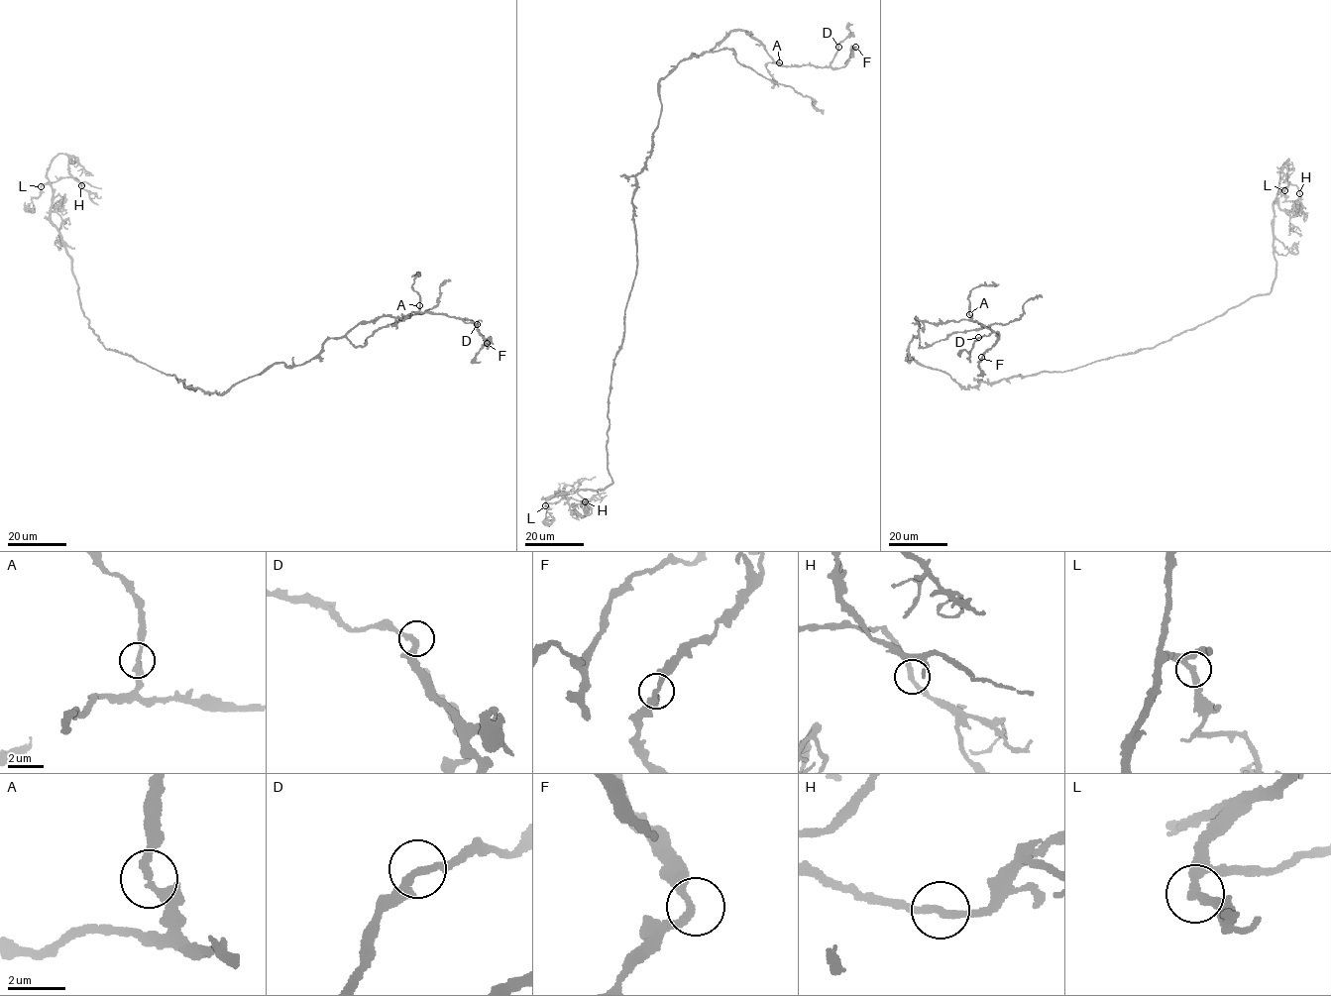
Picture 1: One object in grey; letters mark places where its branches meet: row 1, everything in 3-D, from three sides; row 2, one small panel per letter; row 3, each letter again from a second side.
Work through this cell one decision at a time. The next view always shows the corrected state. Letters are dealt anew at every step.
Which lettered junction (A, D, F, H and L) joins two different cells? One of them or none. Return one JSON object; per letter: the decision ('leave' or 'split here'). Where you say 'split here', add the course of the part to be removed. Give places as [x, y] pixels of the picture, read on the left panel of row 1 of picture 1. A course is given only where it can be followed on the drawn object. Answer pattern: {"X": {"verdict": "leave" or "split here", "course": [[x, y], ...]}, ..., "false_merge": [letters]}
{"A": {"verdict": "leave"}, "D": {"verdict": "leave"}, "F": {"verdict": "leave"}, "H": {"verdict": "leave"}, "L": {"verdict": "leave"}, "false_merge": []}

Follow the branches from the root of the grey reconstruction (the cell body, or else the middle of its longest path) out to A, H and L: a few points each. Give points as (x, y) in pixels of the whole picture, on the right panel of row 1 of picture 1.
A: (1033, 374), (964, 388), (906, 361), (916, 318), (947, 323), (968, 314)
H: (1033, 374), (1072, 370), (1154, 348), (1267, 294), (1276, 263), (1274, 200), (1287, 183), (1299, 193)
L: (1033, 374), (1072, 370), (1154, 348), (1249, 298), (1269, 292), (1276, 263), (1274, 201), (1279, 188), (1284, 190)

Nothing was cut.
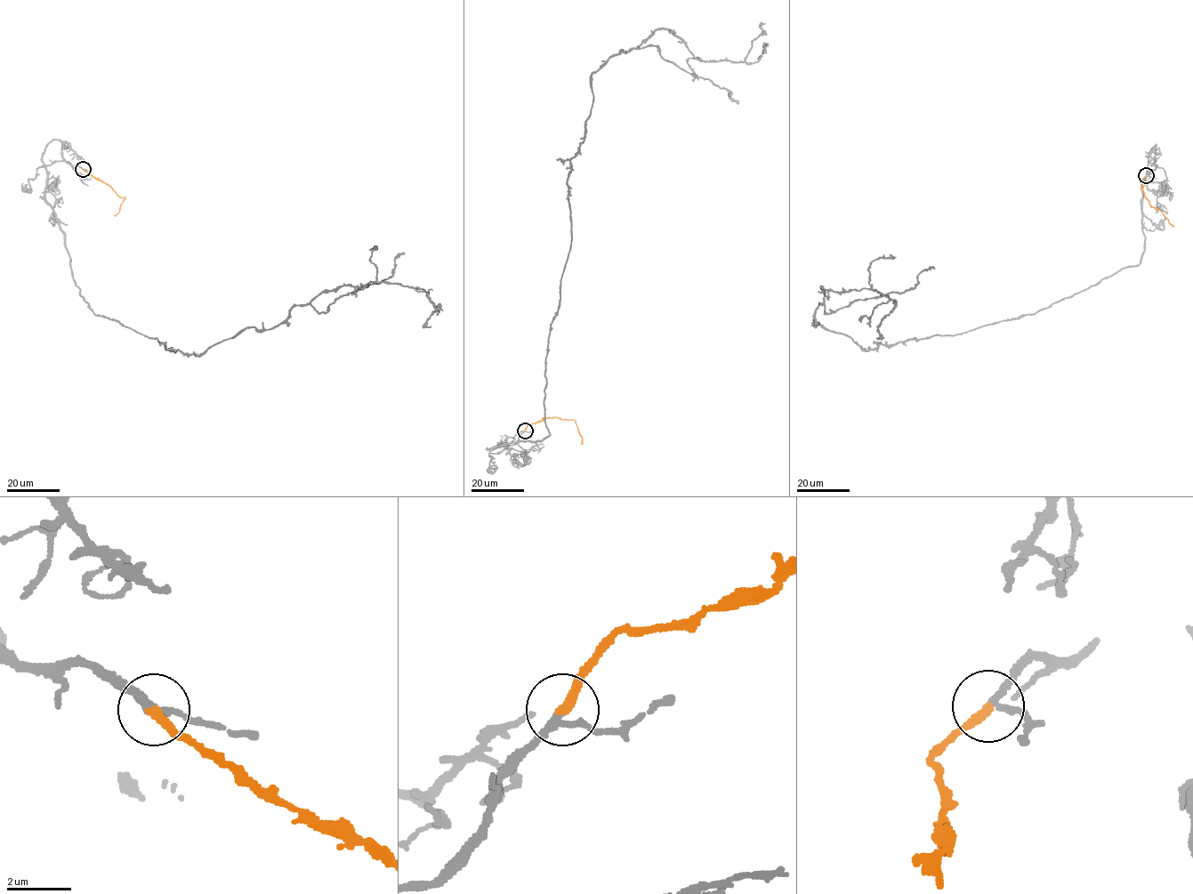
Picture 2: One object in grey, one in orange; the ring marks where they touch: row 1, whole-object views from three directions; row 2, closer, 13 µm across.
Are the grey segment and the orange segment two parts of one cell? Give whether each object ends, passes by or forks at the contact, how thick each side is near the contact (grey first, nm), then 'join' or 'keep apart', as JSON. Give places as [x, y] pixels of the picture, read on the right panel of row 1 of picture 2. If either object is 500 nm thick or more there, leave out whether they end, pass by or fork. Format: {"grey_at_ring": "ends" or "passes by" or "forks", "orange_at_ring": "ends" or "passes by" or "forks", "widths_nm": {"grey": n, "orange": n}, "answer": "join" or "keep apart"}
{"grey_at_ring": "passes by", "orange_at_ring": "ends", "widths_nm": {"grey": 200, "orange": 300}, "answer": "join"}

